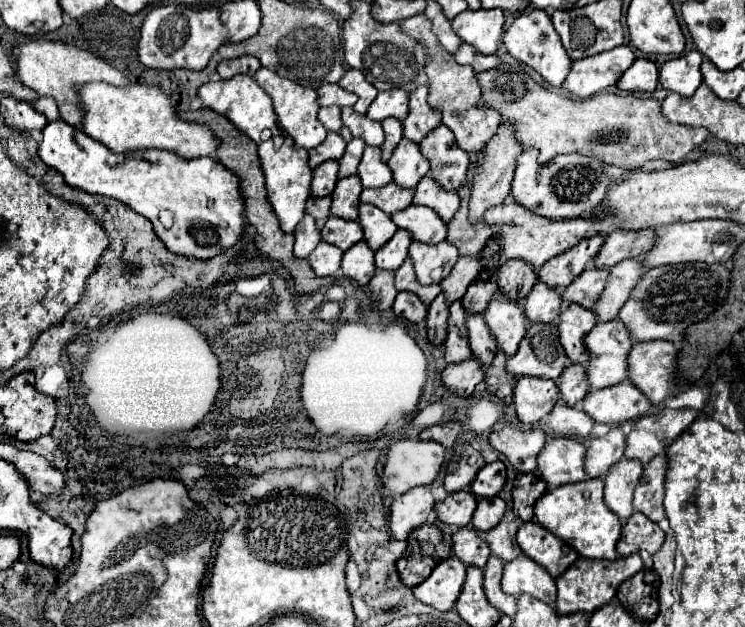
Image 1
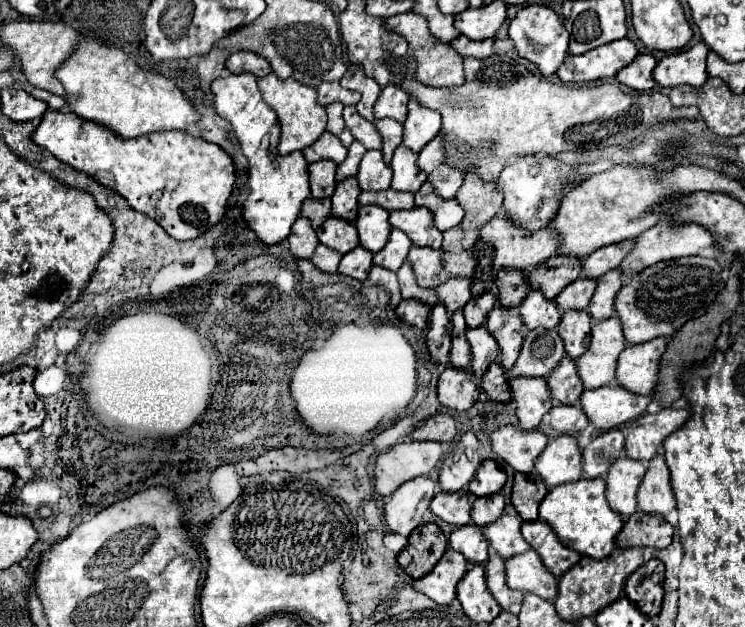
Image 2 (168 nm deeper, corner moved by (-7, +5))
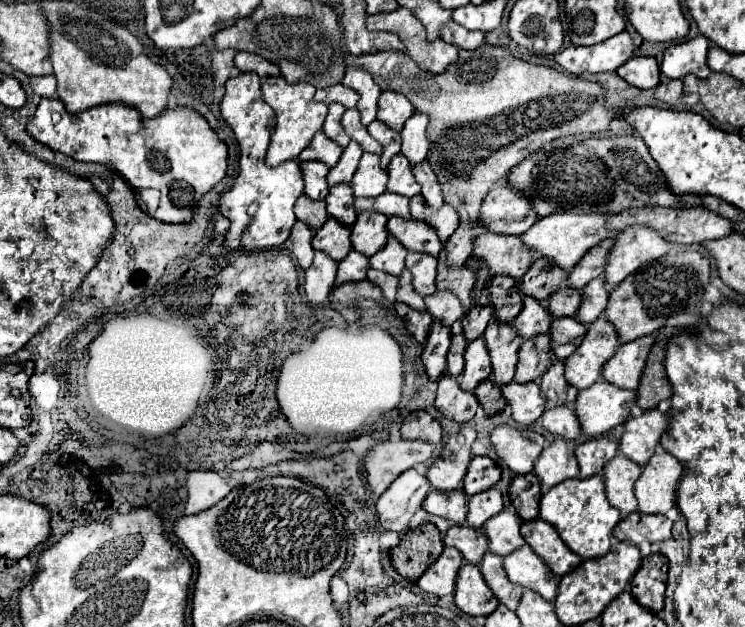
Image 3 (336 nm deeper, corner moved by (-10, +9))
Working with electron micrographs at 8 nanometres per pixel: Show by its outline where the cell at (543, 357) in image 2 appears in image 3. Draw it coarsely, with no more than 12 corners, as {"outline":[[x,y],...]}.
{"outline":[[550,336],[522,342],[514,380],[538,380],[554,362]]}

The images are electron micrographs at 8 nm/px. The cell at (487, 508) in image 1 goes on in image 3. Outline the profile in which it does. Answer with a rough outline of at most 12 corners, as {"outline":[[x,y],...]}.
{"outline":[[496,488],[468,502],[468,526],[482,528],[502,510]]}

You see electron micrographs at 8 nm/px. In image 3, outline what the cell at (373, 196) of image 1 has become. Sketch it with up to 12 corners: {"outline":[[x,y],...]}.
{"outline":[[384,192],[378,198],[356,198],[356,212],[410,218],[404,196]]}

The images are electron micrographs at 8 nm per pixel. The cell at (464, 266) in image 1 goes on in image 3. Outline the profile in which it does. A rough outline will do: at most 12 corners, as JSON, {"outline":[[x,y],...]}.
{"outline":[[452,292],[424,298],[436,322],[452,326],[464,308]]}

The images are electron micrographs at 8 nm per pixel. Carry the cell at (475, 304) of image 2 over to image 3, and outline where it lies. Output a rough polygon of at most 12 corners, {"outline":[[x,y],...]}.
{"outline":[[476,306],[462,318],[464,338],[480,338],[492,318],[488,306]]}

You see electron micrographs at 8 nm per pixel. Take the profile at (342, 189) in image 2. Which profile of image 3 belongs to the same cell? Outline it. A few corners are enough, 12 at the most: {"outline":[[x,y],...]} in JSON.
{"outline":[[350,184],[332,186],[326,196],[328,214],[340,224],[356,220]]}

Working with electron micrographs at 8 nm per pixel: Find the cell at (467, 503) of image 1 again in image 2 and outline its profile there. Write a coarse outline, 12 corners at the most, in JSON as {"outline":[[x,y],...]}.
{"outline":[[467,490],[439,492],[431,502],[435,516],[453,526],[471,520]]}

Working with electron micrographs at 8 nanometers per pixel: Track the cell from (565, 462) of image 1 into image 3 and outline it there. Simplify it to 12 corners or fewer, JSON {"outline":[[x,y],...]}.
{"outline":[[558,438],[544,448],[534,474],[544,488],[576,478],[578,460]]}

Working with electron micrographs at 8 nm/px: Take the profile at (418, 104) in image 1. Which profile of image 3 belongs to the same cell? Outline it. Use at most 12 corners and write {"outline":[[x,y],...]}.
{"outline":[[414,114],[402,130],[402,154],[420,164],[428,152],[428,116]]}

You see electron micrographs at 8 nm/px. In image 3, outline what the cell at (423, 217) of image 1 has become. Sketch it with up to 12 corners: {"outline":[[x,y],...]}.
{"outline":[[390,218],[386,224],[408,252],[438,256],[442,242],[424,222]]}

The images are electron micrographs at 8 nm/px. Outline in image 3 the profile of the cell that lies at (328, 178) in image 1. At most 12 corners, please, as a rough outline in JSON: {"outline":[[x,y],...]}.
{"outline":[[300,162],[304,194],[324,200],[330,168],[318,162]]}

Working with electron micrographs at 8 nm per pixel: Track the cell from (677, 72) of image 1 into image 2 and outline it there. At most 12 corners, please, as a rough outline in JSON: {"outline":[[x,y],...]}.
{"outline":[[699,42],[665,56],[653,78],[667,88],[707,80],[709,48]]}

